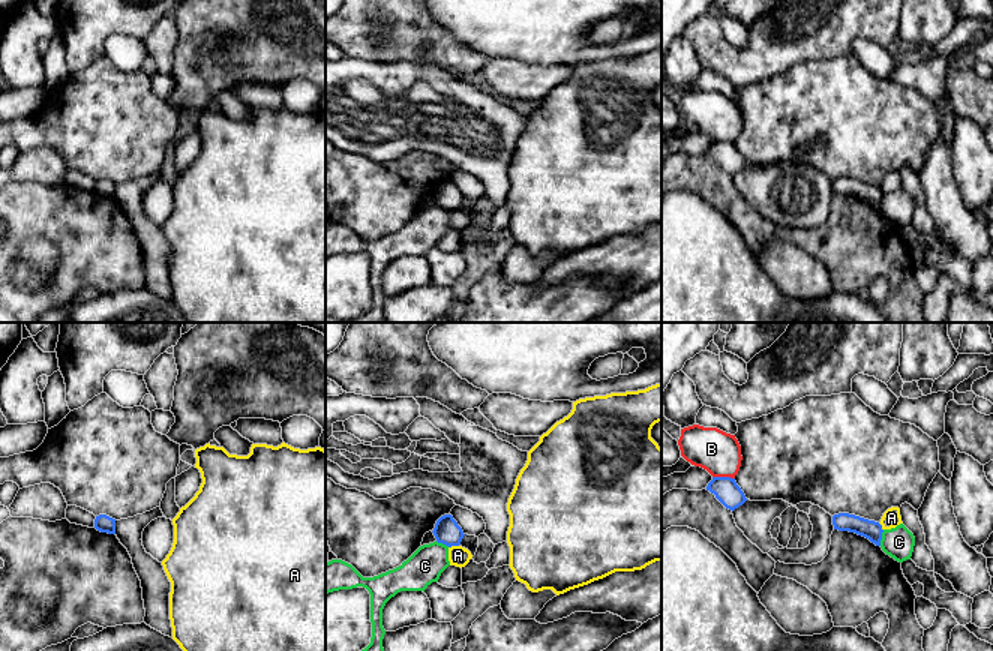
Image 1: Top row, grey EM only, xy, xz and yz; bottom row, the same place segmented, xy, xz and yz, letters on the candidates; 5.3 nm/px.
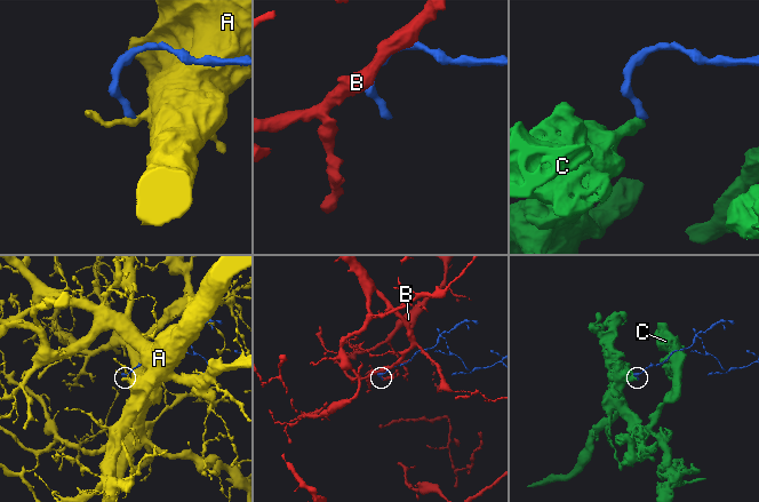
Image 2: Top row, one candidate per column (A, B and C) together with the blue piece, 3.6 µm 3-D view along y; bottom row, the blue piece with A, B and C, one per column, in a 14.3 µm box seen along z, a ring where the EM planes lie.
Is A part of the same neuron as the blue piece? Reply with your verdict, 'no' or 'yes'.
no

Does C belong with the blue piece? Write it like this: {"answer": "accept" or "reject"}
{"answer": "reject"}

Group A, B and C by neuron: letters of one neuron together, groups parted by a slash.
A / B / C

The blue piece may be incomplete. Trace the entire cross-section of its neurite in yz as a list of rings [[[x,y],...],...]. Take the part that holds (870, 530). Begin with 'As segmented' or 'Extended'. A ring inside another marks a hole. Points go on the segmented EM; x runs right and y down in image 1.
As segmented. [[[838,513],[832,516],[834,530],[849,531],[868,538],[876,546],[880,546],[882,525],[849,513]]]

